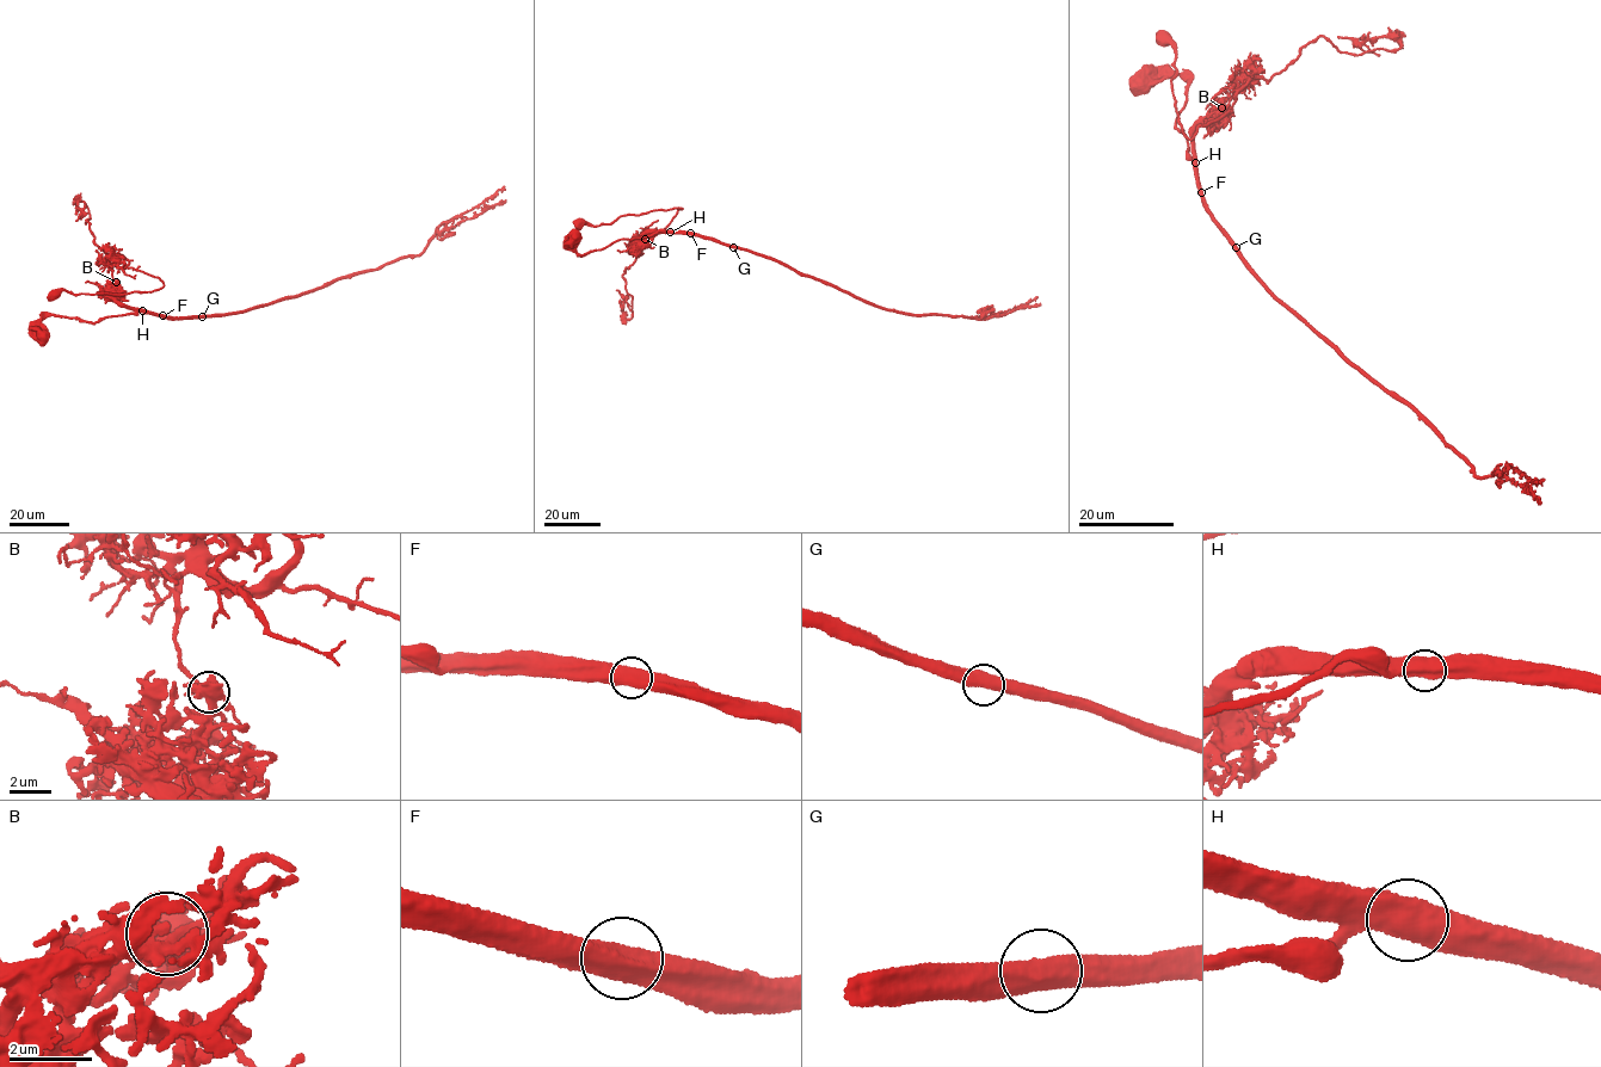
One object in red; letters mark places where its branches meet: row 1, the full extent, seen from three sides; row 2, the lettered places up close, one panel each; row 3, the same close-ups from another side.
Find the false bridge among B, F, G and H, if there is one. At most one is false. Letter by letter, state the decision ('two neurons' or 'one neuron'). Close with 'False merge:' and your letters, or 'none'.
B: two neurons
F: one neuron
G: one neuron
H: one neuron
False merge: B

